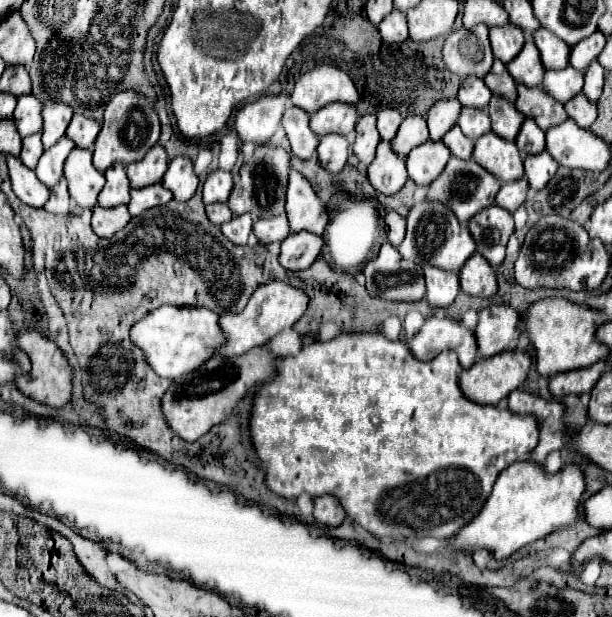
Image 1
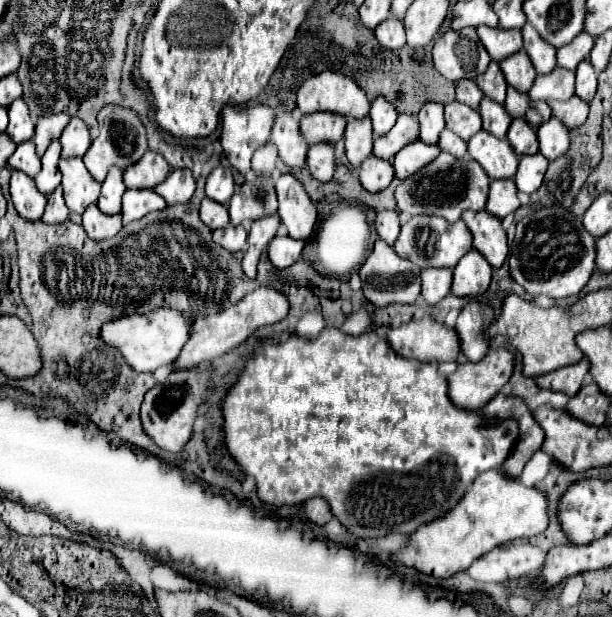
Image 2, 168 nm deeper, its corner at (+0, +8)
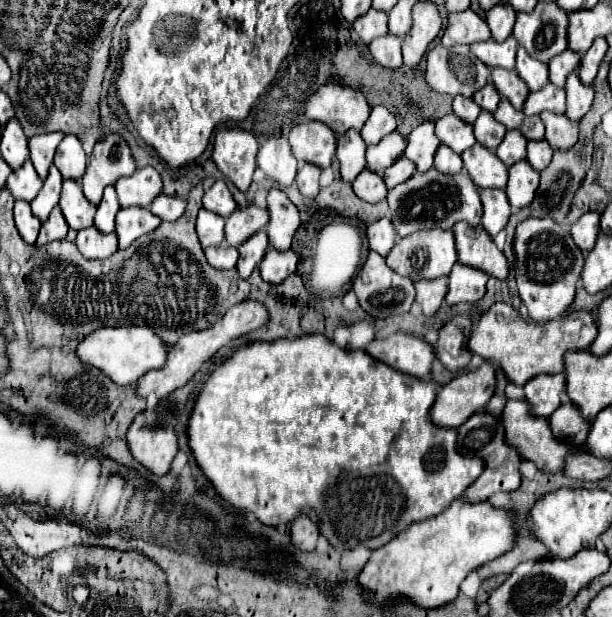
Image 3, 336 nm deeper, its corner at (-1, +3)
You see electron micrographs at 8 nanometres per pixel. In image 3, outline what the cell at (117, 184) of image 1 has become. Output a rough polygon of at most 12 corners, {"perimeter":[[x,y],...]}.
{"perimeter":[[106,187],[98,205],[94,227],[100,233],[114,231],[120,209],[116,191]]}

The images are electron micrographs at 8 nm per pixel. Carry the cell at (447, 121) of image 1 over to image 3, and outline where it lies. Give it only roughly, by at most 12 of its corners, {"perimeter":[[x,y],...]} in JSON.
{"perimeter":[[434,121],[408,135],[404,157],[418,173],[432,167],[440,141]]}

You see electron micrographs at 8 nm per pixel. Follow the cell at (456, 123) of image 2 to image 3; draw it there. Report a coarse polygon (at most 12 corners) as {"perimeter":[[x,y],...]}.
{"perimeter":[[454,113],[438,119],[440,143],[462,155],[476,143],[472,125]]}

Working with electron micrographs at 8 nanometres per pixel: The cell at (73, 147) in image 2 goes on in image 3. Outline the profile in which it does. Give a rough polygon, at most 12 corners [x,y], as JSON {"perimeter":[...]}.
{"perimeter":[[76,135],[58,145],[54,165],[62,179],[80,181],[86,155]]}

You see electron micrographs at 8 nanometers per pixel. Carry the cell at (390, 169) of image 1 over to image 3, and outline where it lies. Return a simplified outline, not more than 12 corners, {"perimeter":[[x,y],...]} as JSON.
{"perimeter":[[364,171],[354,179],[352,189],[362,201],[386,199],[386,185],[380,175]]}

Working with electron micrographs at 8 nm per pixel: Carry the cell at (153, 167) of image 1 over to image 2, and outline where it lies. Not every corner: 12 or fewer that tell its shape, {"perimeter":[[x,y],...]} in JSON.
{"perimeter":[[147,150],[123,172],[127,188],[155,188],[171,166]]}

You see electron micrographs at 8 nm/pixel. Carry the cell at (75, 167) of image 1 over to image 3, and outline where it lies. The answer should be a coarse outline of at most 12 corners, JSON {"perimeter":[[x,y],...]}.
{"perimeter":[[64,181],[58,207],[70,229],[86,229],[96,207],[76,181]]}

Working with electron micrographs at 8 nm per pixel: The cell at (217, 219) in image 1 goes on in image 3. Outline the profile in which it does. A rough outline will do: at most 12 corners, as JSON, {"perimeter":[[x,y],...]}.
{"perimeter":[[200,209],[196,233],[204,249],[224,241],[224,219]]}

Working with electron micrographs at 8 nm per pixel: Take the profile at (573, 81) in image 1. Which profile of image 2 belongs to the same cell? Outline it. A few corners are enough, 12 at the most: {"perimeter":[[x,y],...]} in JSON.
{"perimeter":[[573,72],[539,74],[531,100],[567,100],[573,96]]}

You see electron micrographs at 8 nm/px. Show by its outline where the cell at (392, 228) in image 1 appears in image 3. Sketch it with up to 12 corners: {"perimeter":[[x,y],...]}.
{"perimeter":[[386,217],[366,227],[368,249],[386,257],[394,225]]}

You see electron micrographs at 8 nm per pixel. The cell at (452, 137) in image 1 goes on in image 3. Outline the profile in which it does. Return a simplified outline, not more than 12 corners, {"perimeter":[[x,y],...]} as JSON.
{"perimeter":[[440,145],[434,169],[448,175],[462,171],[462,159]]}

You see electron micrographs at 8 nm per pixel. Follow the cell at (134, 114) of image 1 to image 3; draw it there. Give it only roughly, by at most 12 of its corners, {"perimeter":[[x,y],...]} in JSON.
{"perimeter":[[120,135],[96,143],[82,177],[84,197],[98,205],[106,185],[136,163]]}

